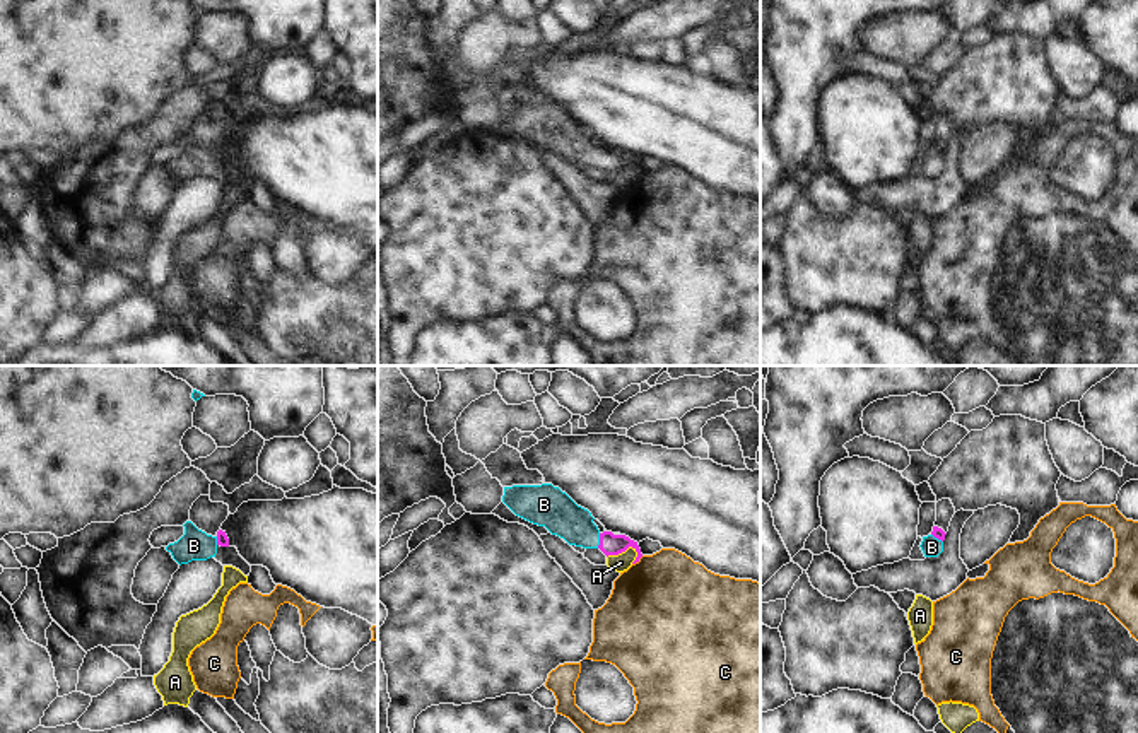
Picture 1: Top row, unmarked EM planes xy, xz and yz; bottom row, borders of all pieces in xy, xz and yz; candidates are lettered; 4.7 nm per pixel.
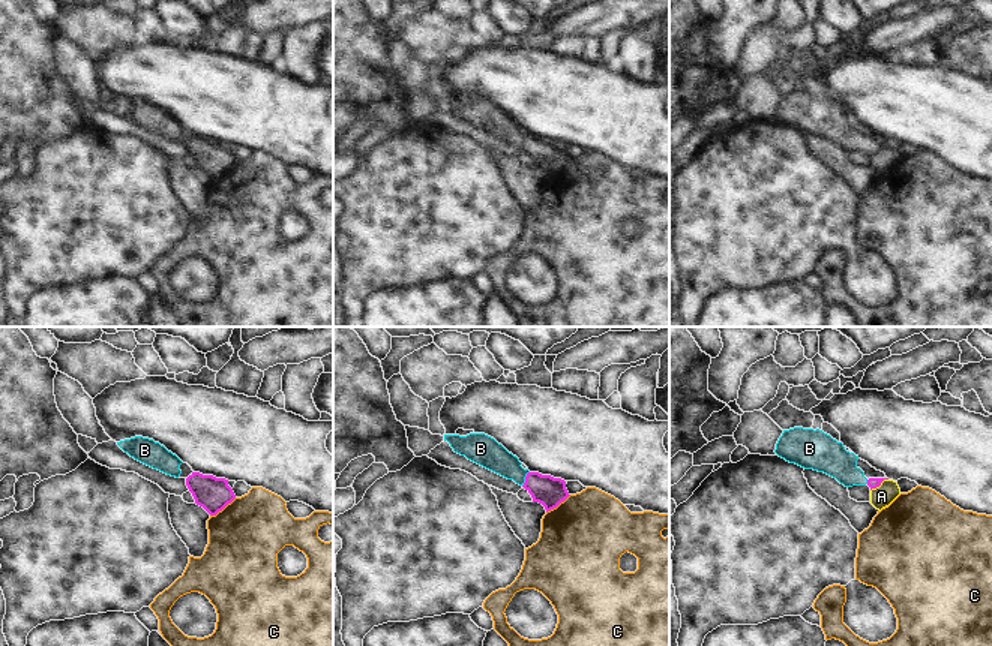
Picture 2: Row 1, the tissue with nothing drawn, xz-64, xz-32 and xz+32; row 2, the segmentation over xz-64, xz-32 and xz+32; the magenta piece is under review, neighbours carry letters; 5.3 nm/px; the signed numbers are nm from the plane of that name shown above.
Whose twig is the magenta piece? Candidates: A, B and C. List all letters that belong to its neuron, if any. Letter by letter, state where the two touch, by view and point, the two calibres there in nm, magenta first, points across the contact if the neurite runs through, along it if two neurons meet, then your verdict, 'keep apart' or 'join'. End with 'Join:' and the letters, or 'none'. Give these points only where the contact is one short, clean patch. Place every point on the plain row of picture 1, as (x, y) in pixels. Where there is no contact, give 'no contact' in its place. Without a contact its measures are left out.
A: xz (622, 168) | 100/90 nm | along xz (638, 170), (627, 164), (607, 175) | keep apart
B: xz (600, 158) | 100/180 nm | across xz (610, 161), (600, 158), (592, 156), (556, 129) | join
C: xz (638, 176) | 100/480 nm | along xz (643, 173), (633, 181) | keep apart
Join: B

